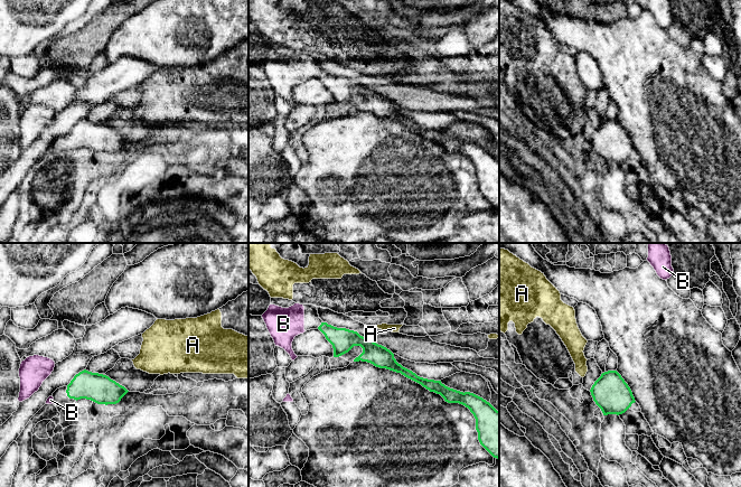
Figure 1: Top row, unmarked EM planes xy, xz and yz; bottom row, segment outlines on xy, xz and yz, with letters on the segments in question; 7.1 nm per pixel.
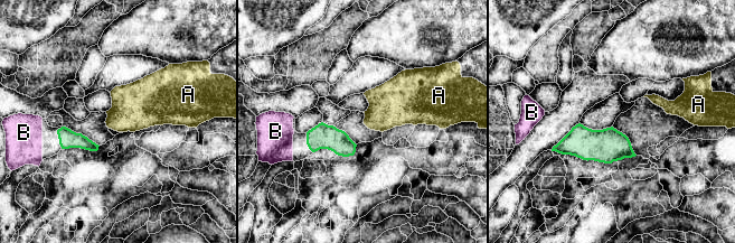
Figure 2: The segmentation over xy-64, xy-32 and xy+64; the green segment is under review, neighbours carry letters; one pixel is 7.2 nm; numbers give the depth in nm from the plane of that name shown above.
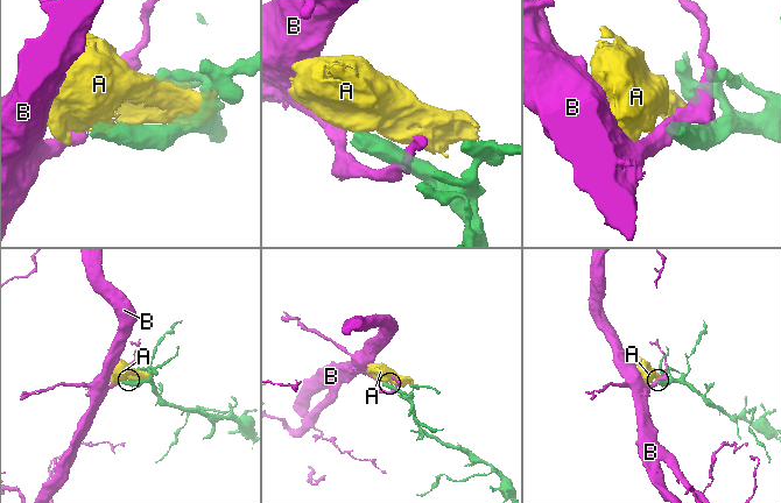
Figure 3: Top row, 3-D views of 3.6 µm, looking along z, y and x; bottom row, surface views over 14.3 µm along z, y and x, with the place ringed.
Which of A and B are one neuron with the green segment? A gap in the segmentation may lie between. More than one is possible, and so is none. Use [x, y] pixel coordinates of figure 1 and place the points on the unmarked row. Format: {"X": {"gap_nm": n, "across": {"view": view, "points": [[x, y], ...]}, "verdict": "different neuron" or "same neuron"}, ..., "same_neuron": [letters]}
{"A": {"gap_nm": 90, "across": {"view": "yz", "points": [[594, 131], [584, 124]]}, "verdict": "different neuron"}, "B": {"gap_nm": 100, "across": {"view": "xz", "points": [[318, 77], [305, 80]]}, "verdict": "same neuron"}, "same_neuron": ["B"]}

